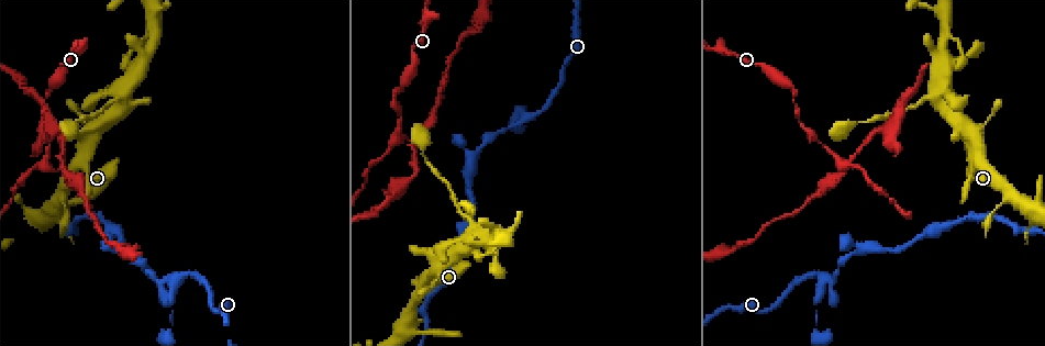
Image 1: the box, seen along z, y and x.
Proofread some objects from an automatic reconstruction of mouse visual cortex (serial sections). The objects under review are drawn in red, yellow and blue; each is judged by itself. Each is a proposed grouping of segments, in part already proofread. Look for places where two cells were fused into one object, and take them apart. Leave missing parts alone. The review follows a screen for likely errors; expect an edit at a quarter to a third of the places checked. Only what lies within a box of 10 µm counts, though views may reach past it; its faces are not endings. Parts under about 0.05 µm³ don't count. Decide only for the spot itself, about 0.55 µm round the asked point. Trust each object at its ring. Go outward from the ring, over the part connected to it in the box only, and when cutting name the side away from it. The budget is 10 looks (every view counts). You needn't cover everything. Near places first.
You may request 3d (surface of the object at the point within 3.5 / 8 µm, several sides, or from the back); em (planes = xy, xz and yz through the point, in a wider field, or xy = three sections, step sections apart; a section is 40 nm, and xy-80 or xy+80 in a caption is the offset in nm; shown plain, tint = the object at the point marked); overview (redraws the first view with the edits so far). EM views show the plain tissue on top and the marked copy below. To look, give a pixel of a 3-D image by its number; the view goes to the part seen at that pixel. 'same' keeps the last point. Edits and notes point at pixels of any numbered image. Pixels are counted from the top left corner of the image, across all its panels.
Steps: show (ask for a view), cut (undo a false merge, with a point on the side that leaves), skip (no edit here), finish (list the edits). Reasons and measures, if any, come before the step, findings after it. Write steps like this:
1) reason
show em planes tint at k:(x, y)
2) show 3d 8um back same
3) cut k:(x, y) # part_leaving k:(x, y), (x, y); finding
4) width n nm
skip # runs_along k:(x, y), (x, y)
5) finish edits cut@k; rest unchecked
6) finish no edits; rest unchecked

thick turns thin
show 3d 3.5um at 1:(457, 210)

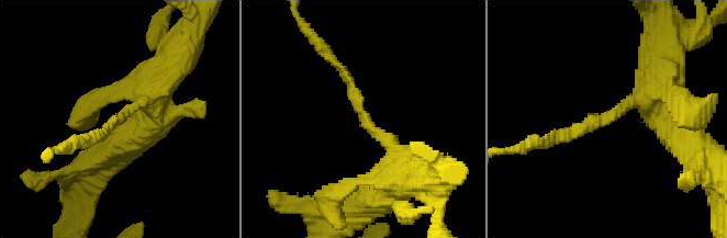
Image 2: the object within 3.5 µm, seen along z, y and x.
arm_widths 150, 400 nm
show em planes tint at 2:(365, 125)

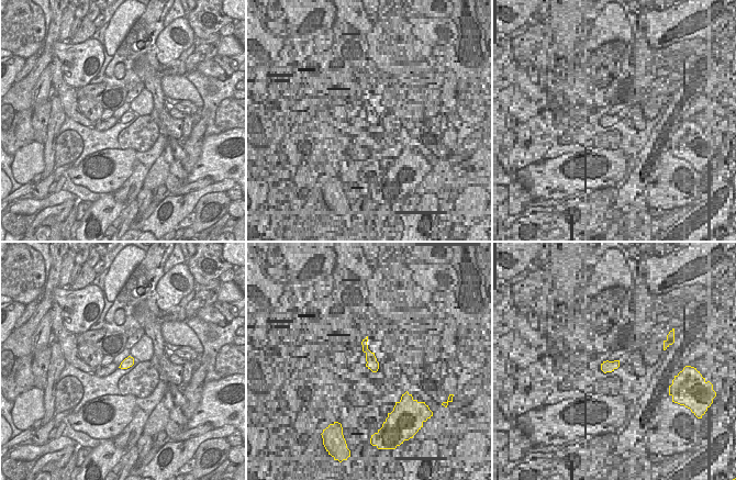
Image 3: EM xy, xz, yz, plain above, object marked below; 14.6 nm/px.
width 140 nm
skip # runs_along 2:(396, 179), (393, 148), (370, 128), (339, 67); continuous, no second cell

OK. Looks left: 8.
thin neck
show 3d 3.5um at 1:(798, 120)

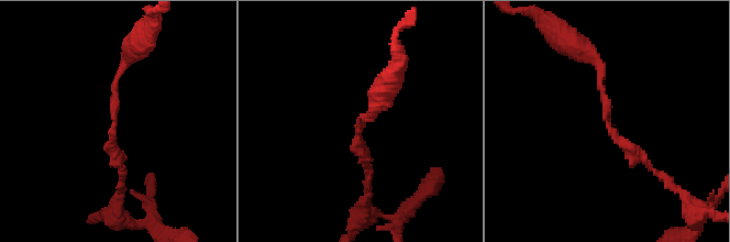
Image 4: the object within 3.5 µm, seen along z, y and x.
arm_widths 150, 200 nm; need the tissue
show em xy step 5 tint at 4:(608, 124)

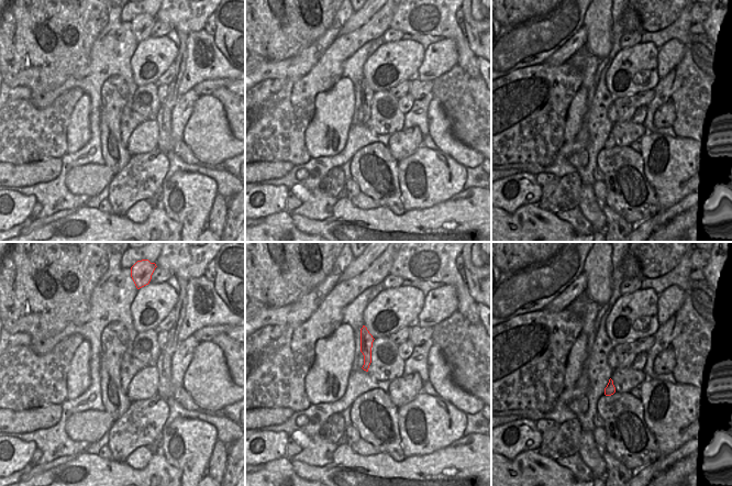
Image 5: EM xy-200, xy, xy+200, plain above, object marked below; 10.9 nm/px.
skip # runs_along 5:(364, 330), (366, 338), (366, 365); all the same cell

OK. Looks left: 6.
looks like a crossing
show 3d 3.5um at 1:(62, 168)

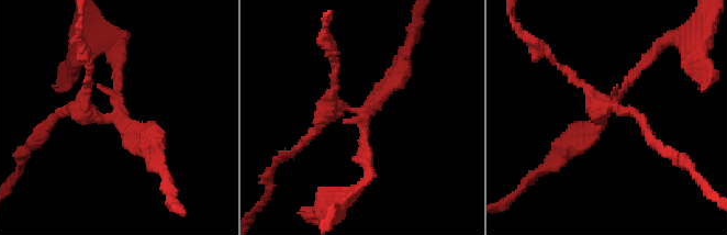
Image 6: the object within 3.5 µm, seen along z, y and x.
arms 4; arm_widths 150, 150, 150, 200 nm
show em xy step 5 tint at 6:(361, 113)

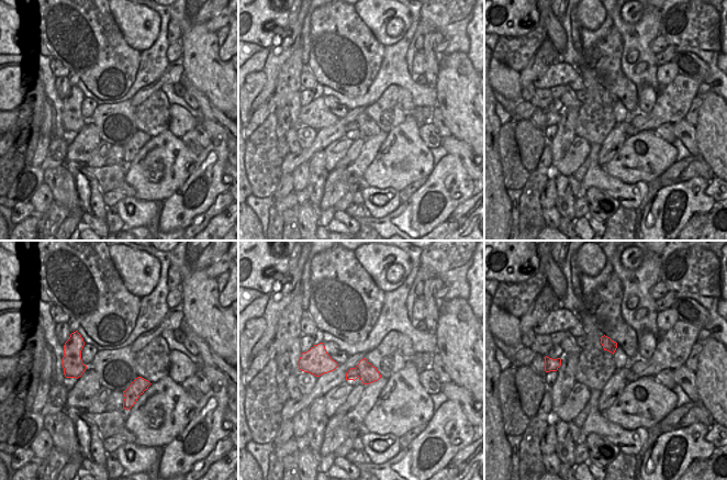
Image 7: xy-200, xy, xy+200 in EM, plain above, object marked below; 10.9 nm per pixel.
cut 6:(579, 137) # part_leaving 6:(615, 99), (662, 42), (682, 38); two cells meet here

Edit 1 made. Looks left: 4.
three-way junction
show 3d 8um at 1:(522, 118)

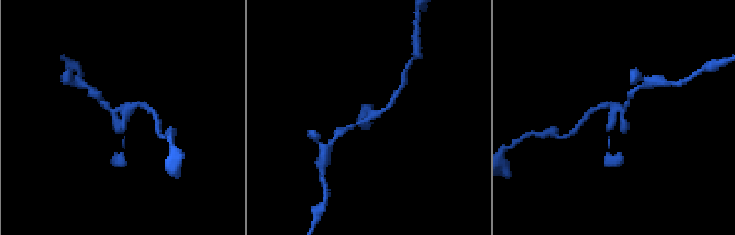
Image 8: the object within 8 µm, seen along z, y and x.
zoom in
show 3d 3.5um same

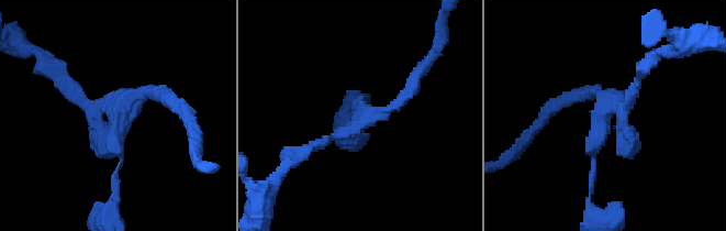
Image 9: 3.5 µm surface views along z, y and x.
show em planes tint at 9:(363, 116)

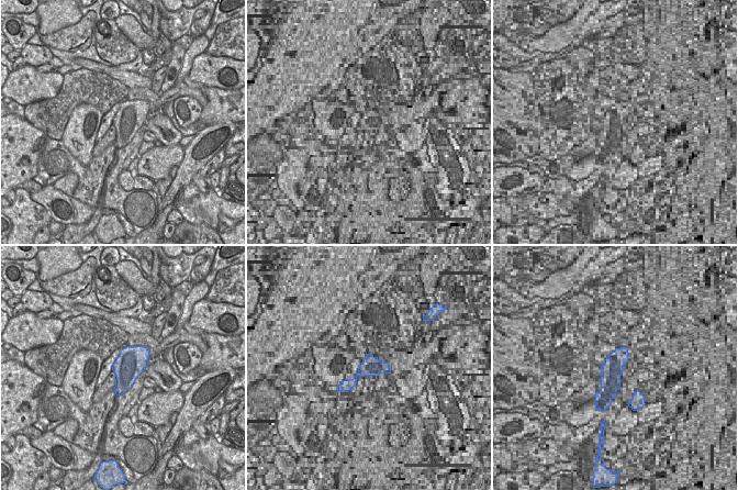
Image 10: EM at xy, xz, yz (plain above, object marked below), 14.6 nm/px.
skip # runs_along 9:(416, 77), (382, 113), (308, 147); all the same cell

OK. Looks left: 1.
finish edits cut@6; rest unchecked

